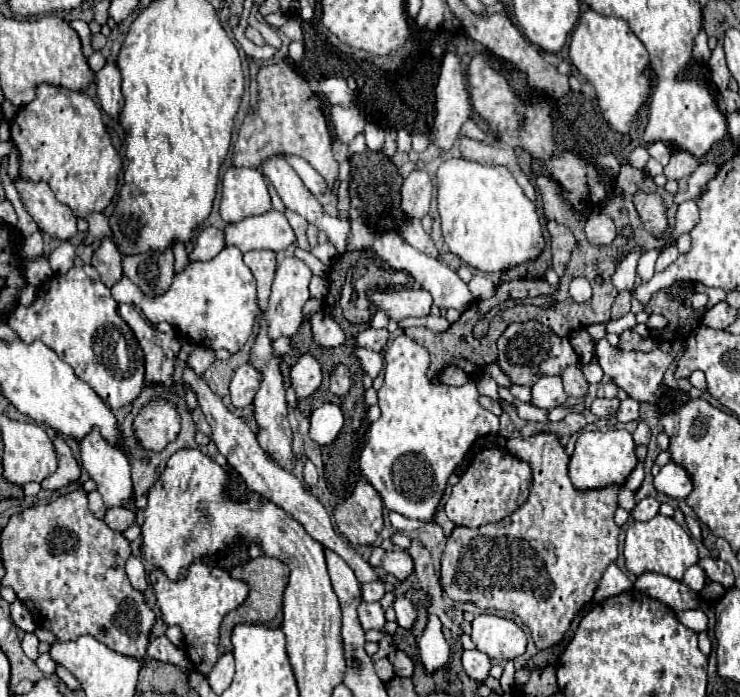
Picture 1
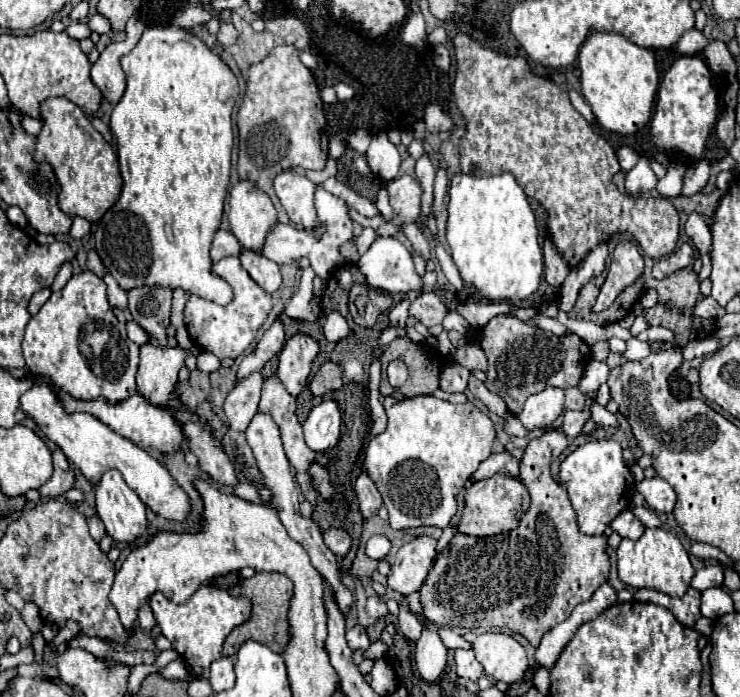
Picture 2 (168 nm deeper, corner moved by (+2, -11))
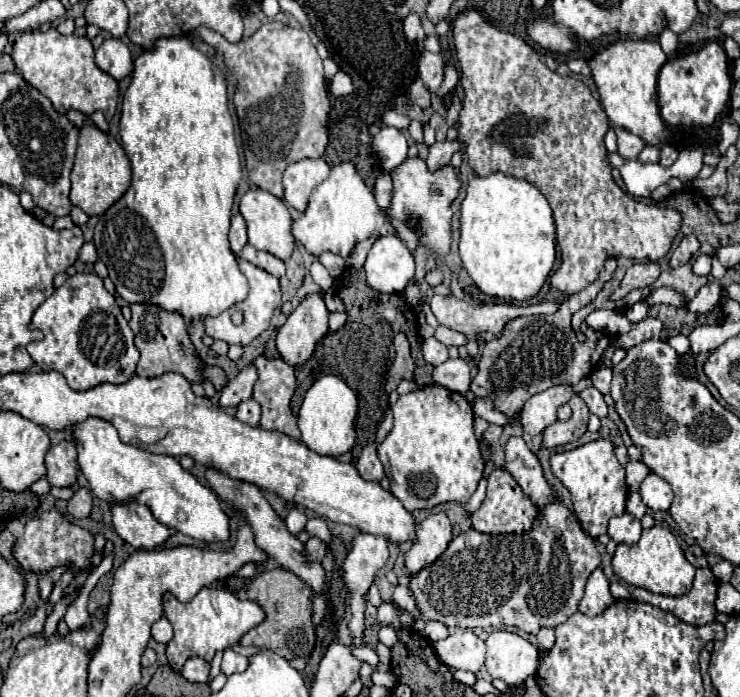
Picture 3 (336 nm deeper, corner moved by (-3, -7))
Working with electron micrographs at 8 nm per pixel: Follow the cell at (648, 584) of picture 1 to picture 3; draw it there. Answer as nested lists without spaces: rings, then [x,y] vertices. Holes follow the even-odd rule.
[[[704,567],[704,569],[696,569],[694,587],[684,597],[666,597],[666,595],[650,593],[646,589],[634,589],[632,599],[668,611],[692,627],[700,627],[712,623],[718,615],[714,607],[716,589],[718,589],[718,579],[714,577],[710,567]]]

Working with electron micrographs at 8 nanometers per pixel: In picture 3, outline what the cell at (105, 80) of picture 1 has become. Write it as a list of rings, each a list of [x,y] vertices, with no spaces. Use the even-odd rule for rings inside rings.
[[[114,37],[106,39],[96,51],[96,65],[114,79],[124,79],[128,73],[132,73],[132,55],[128,45]]]

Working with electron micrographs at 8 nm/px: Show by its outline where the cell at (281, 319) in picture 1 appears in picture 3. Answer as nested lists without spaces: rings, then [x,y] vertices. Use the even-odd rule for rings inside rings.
[[[246,365],[238,375],[236,379],[232,379],[220,393],[220,399],[218,399],[218,405],[220,407],[238,407],[242,401],[250,399],[252,397],[252,385],[254,381],[258,379],[256,375],[256,367]]]

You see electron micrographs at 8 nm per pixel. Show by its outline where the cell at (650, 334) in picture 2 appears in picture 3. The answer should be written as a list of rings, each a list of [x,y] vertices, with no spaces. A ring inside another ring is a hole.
[[[608,259],[600,277],[594,283],[590,283],[584,291],[574,293],[570,299],[566,299],[556,313],[516,317],[510,323],[506,323],[506,327],[498,339],[482,345],[478,373],[470,385],[470,391],[474,393],[474,397],[490,399],[500,413],[512,417],[522,409],[522,405],[532,395],[536,395],[548,387],[554,387],[554,385],[576,385],[582,377],[590,375],[596,369],[600,355],[608,347],[632,349],[634,345],[642,343],[644,339],[660,337],[662,323],[654,317],[646,317],[642,323],[632,323],[632,331],[624,333],[624,335],[610,335],[610,333],[588,327],[588,333],[586,333],[588,347],[584,347],[584,343],[578,343],[578,339],[570,327],[570,319],[578,309],[582,309],[584,305],[588,305],[596,299],[598,291],[604,287],[606,281],[612,279],[614,271],[616,271],[616,259]]]

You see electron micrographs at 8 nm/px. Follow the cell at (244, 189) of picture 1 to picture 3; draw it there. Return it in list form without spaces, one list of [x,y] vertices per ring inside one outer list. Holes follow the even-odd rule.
[[[254,187],[254,189],[246,191],[246,195],[242,197],[240,213],[248,225],[248,243],[250,245],[254,245],[256,249],[272,253],[282,261],[290,259],[296,243],[294,243],[294,235],[292,235],[292,217],[288,213],[286,205],[282,203],[282,199],[274,197],[268,191],[260,191]]]

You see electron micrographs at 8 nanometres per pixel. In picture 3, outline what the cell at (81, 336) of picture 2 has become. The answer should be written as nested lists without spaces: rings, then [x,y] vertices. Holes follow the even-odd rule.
[[[76,273],[74,277],[68,277],[68,281],[36,309],[32,325],[36,329],[42,329],[44,339],[32,341],[28,345],[30,357],[42,371],[62,373],[74,391],[86,391],[100,383],[126,383],[136,371],[136,347],[132,343],[132,329],[122,317],[114,295],[104,289],[102,279],[94,273]]]

